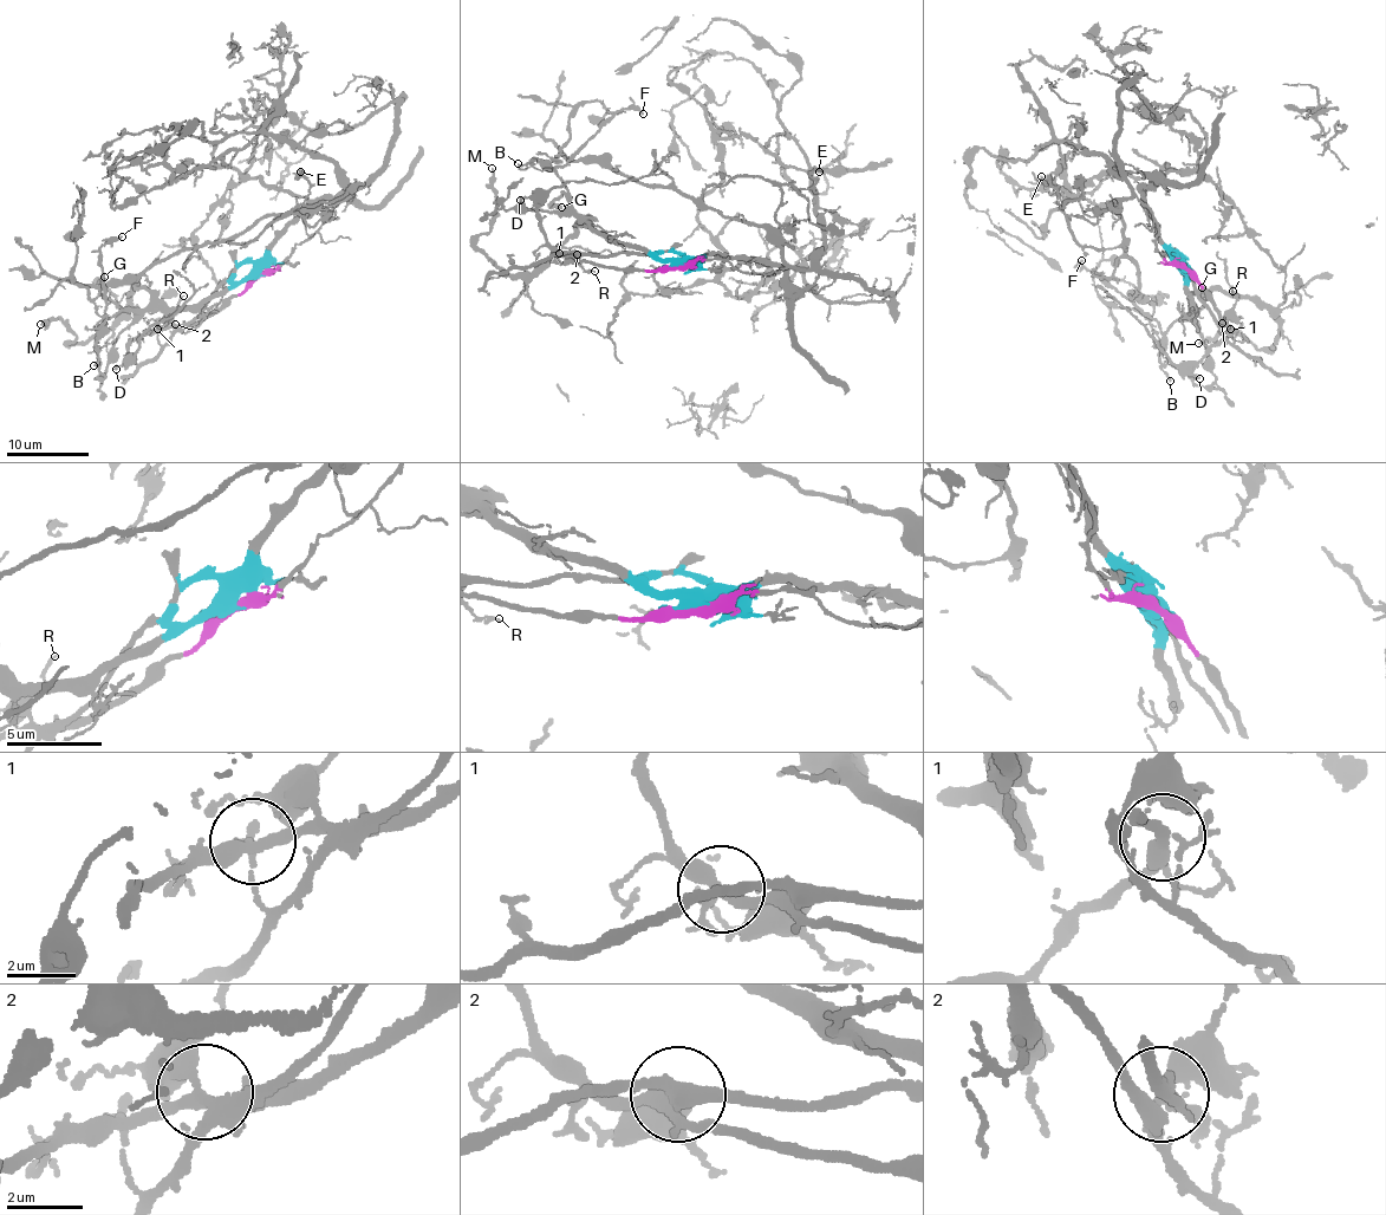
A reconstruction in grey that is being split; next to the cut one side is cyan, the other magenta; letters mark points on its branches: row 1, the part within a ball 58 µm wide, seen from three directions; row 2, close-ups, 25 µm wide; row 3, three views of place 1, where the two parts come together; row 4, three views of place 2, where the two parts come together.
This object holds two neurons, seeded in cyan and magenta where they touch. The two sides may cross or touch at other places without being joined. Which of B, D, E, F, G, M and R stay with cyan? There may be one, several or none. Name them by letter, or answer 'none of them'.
B, F, G, M, R

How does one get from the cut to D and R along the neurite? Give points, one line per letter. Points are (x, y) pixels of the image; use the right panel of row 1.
D: (1185, 267), (1211, 293), (1224, 323), (1231, 326), (1228, 337), (1214, 344), (1193, 371), (1199, 378)
R: (1185, 267), (1190, 268), (1188, 275), (1219, 324), (1236, 301), (1234, 291)

